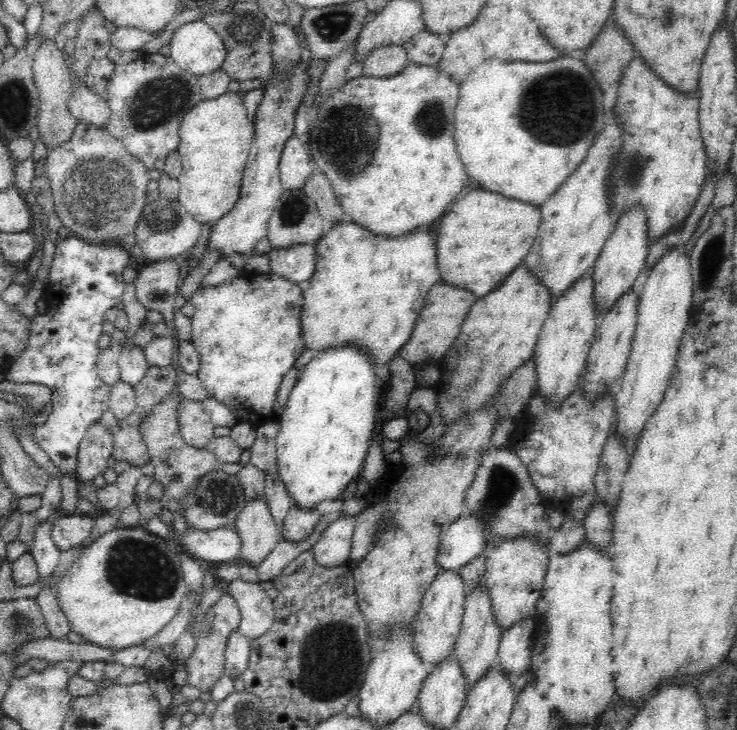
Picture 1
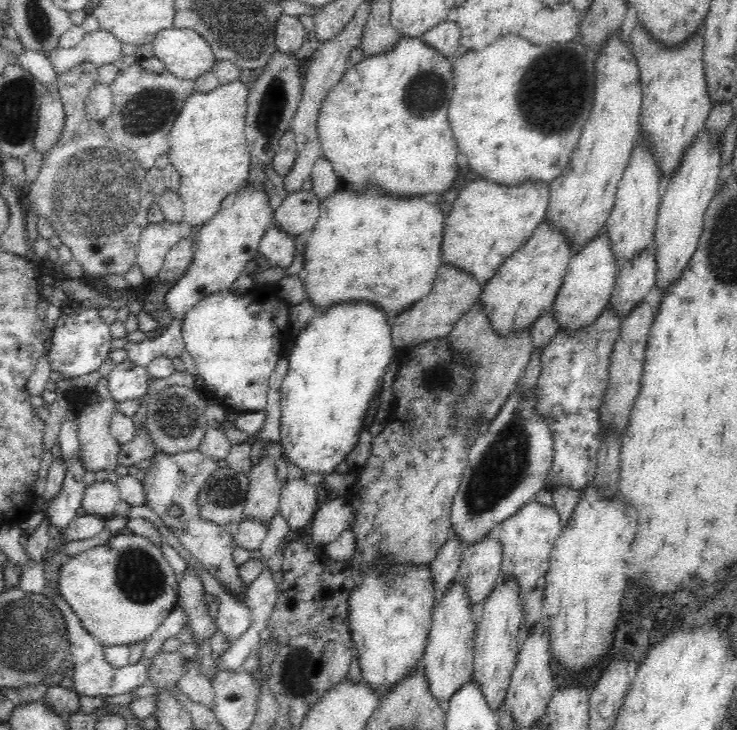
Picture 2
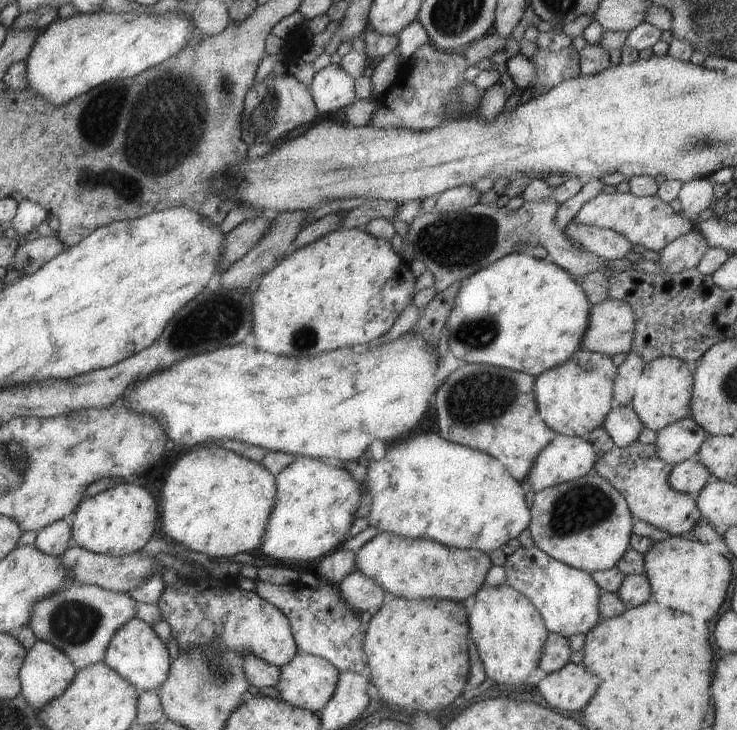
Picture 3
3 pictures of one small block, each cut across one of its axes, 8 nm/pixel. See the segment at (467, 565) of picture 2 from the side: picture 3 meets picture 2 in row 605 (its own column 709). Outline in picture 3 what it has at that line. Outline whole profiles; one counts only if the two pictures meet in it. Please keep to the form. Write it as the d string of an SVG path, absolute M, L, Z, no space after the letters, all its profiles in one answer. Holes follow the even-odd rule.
M696 454L674 466L668 480L672 488L675 488L678 492L694 496L707 486L706 482L708 482L711 474L708 468L698 460Z

